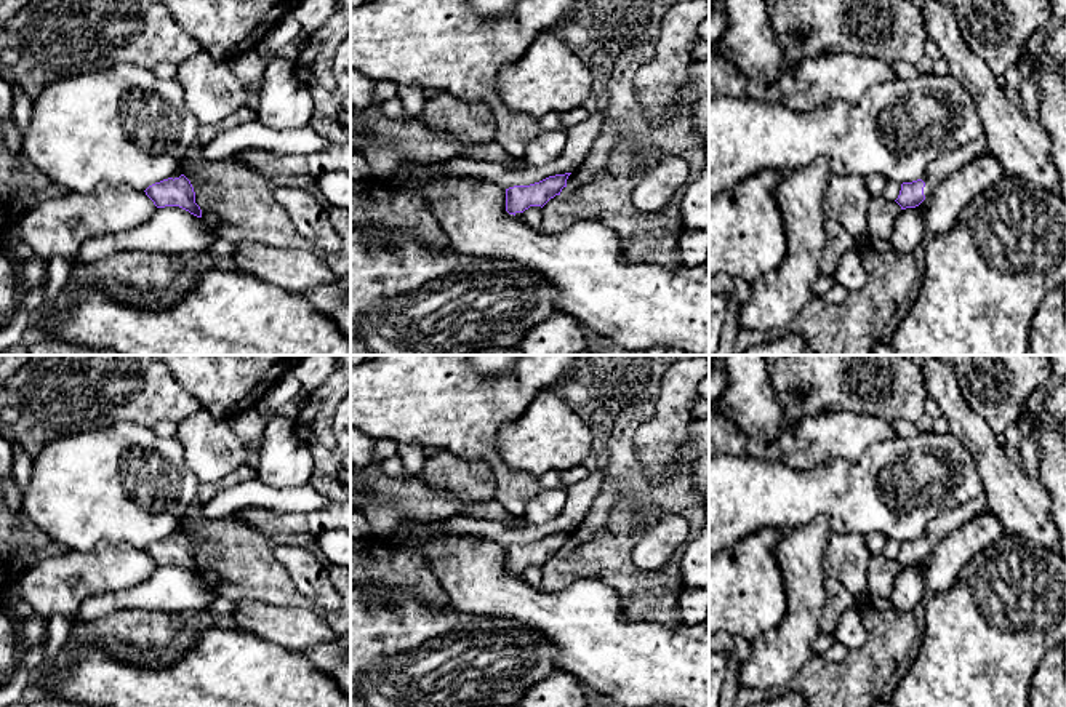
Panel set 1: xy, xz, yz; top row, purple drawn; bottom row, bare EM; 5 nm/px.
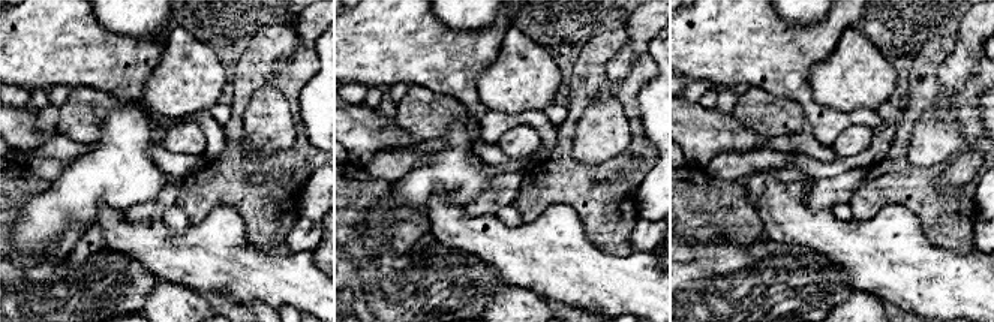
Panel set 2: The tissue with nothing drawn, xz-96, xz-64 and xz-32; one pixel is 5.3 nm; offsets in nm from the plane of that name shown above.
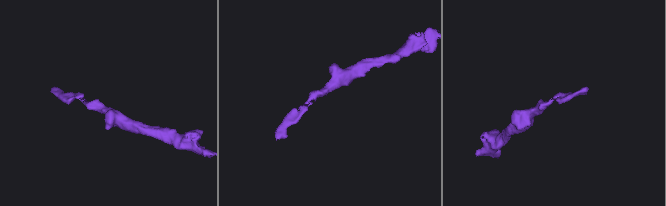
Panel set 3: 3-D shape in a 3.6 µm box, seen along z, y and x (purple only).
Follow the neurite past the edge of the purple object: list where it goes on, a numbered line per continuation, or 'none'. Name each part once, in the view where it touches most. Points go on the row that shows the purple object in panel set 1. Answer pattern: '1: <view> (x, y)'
1: yz (949, 162)

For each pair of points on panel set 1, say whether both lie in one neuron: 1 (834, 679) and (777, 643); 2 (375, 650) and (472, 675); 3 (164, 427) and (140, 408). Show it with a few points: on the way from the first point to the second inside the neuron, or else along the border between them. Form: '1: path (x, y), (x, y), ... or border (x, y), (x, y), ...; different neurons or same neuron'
1: border (813, 655), (789, 683), (780, 687); different neurons
2: path (399, 674), (448, 675); same neuron
3: border (176, 423), (159, 421), (151, 427); different neurons

